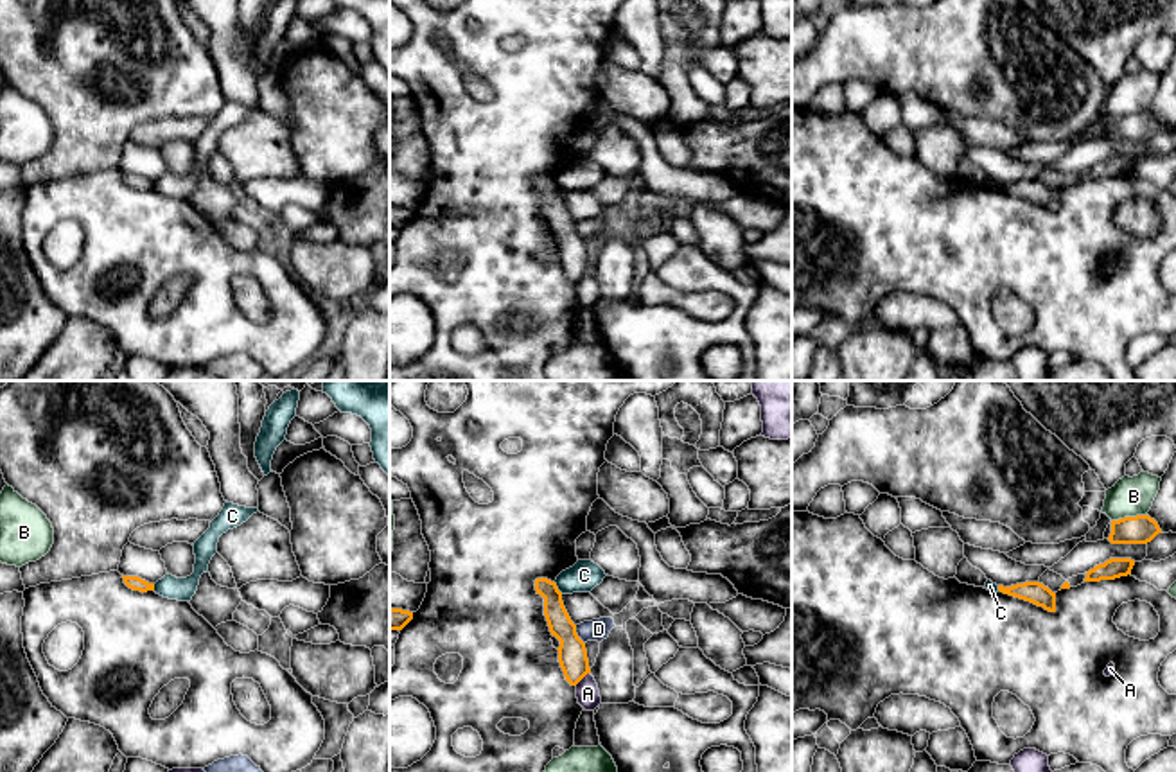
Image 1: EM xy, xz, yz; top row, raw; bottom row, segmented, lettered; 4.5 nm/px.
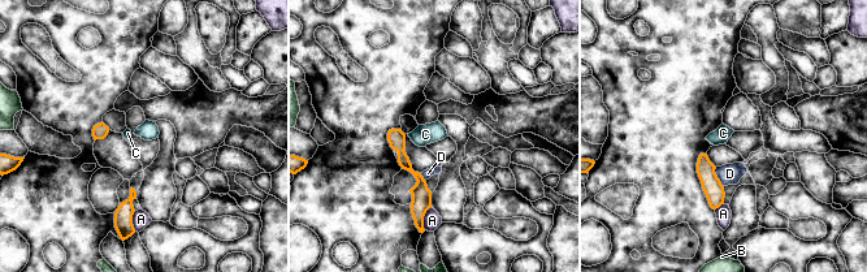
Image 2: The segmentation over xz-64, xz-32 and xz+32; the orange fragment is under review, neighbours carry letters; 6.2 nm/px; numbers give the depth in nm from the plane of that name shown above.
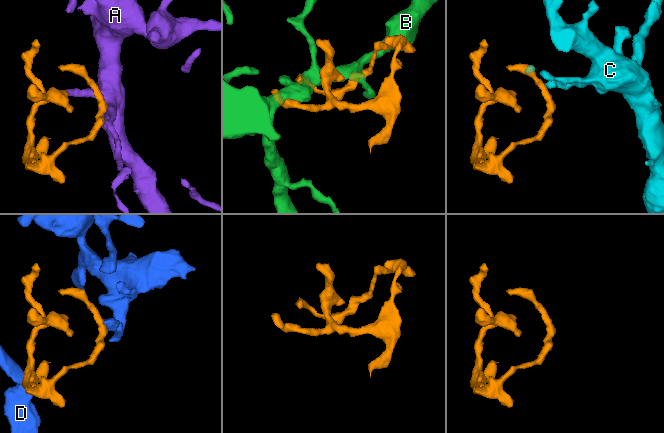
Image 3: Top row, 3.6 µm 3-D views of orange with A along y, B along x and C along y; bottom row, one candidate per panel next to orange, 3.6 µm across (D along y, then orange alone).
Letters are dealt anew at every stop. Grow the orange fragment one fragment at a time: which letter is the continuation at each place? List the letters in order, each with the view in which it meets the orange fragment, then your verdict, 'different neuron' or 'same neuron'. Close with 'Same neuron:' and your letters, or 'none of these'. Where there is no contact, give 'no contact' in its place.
A: xz | different neuron
B: yz | different neuron
C: xz | different neuron
D: xz | different neuron
Same neuron: none of these

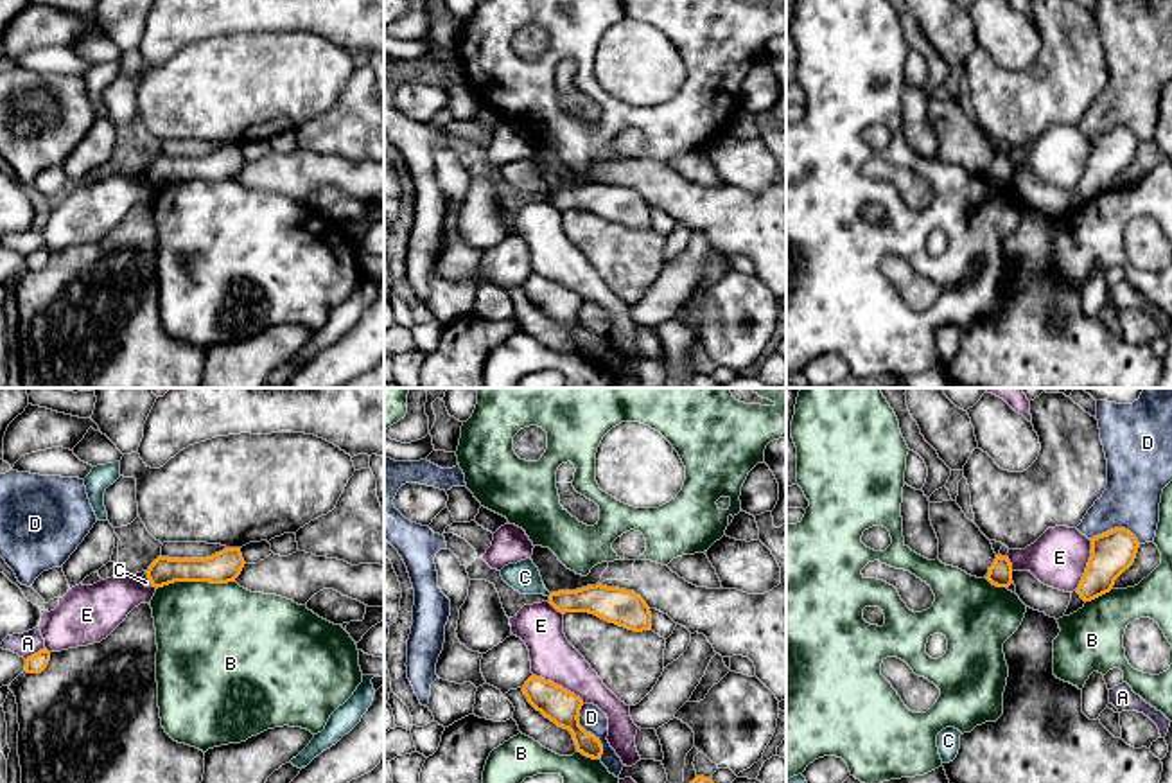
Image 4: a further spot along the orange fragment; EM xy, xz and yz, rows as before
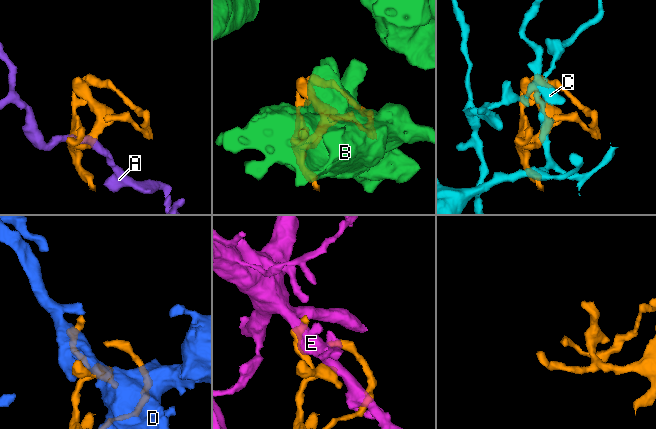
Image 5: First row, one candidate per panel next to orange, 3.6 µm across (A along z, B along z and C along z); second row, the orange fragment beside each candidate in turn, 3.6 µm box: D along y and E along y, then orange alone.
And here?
A: xy | different neuron
B: xy | different neuron
C: xy | different neuron
D: xz | different neuron
E: xz | different neuron
Same neuron: none of these

